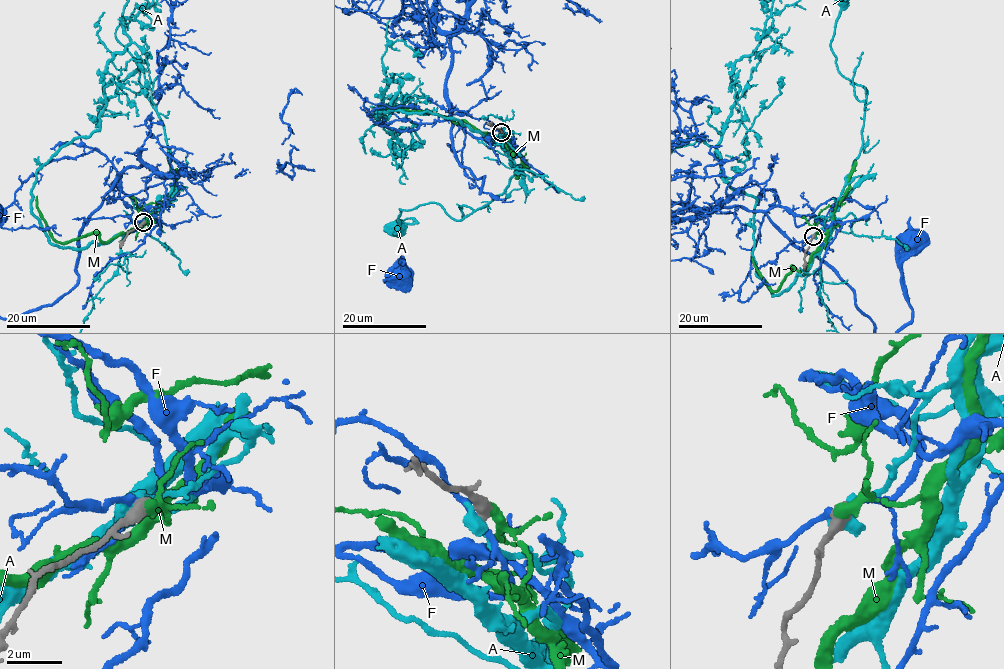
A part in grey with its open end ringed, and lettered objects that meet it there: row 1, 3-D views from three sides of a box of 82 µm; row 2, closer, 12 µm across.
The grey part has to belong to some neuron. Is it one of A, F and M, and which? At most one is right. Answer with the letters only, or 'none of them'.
M

